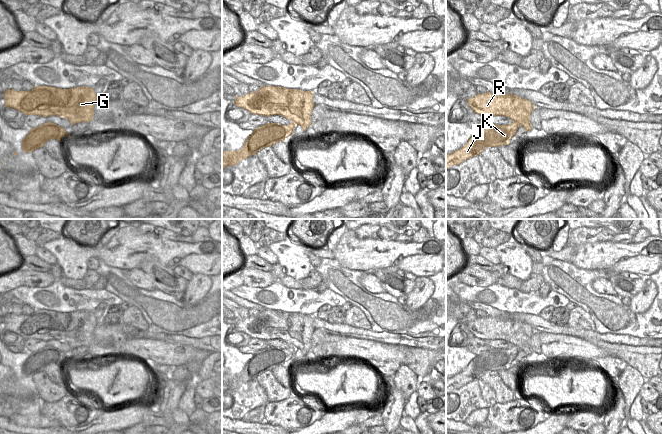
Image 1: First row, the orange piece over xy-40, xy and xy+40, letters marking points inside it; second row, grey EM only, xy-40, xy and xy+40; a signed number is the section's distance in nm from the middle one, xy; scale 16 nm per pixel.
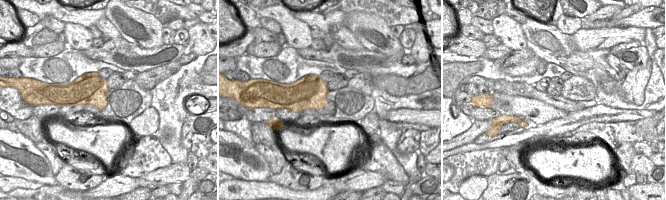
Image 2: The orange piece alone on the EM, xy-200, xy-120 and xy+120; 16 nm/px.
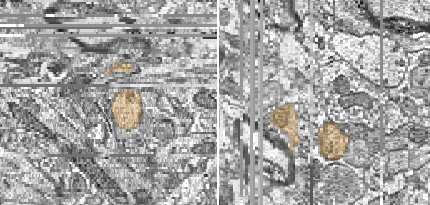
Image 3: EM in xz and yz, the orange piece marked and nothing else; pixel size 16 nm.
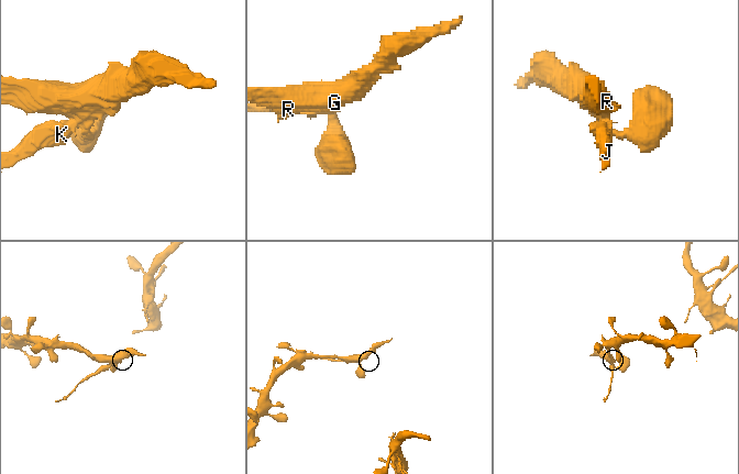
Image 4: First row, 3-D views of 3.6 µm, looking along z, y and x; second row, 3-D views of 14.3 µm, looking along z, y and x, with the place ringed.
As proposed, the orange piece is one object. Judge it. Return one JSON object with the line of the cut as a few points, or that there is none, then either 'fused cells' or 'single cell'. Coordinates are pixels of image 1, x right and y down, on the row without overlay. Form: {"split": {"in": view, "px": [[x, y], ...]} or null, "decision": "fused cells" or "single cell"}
{"split": {"in": "xy+40", "px": [[513, 344], [518, 351]]}, "decision": "fused cells"}

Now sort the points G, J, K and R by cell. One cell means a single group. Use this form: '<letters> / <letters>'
G R / J K

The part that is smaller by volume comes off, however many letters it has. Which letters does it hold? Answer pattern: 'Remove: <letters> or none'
Remove: J, K

